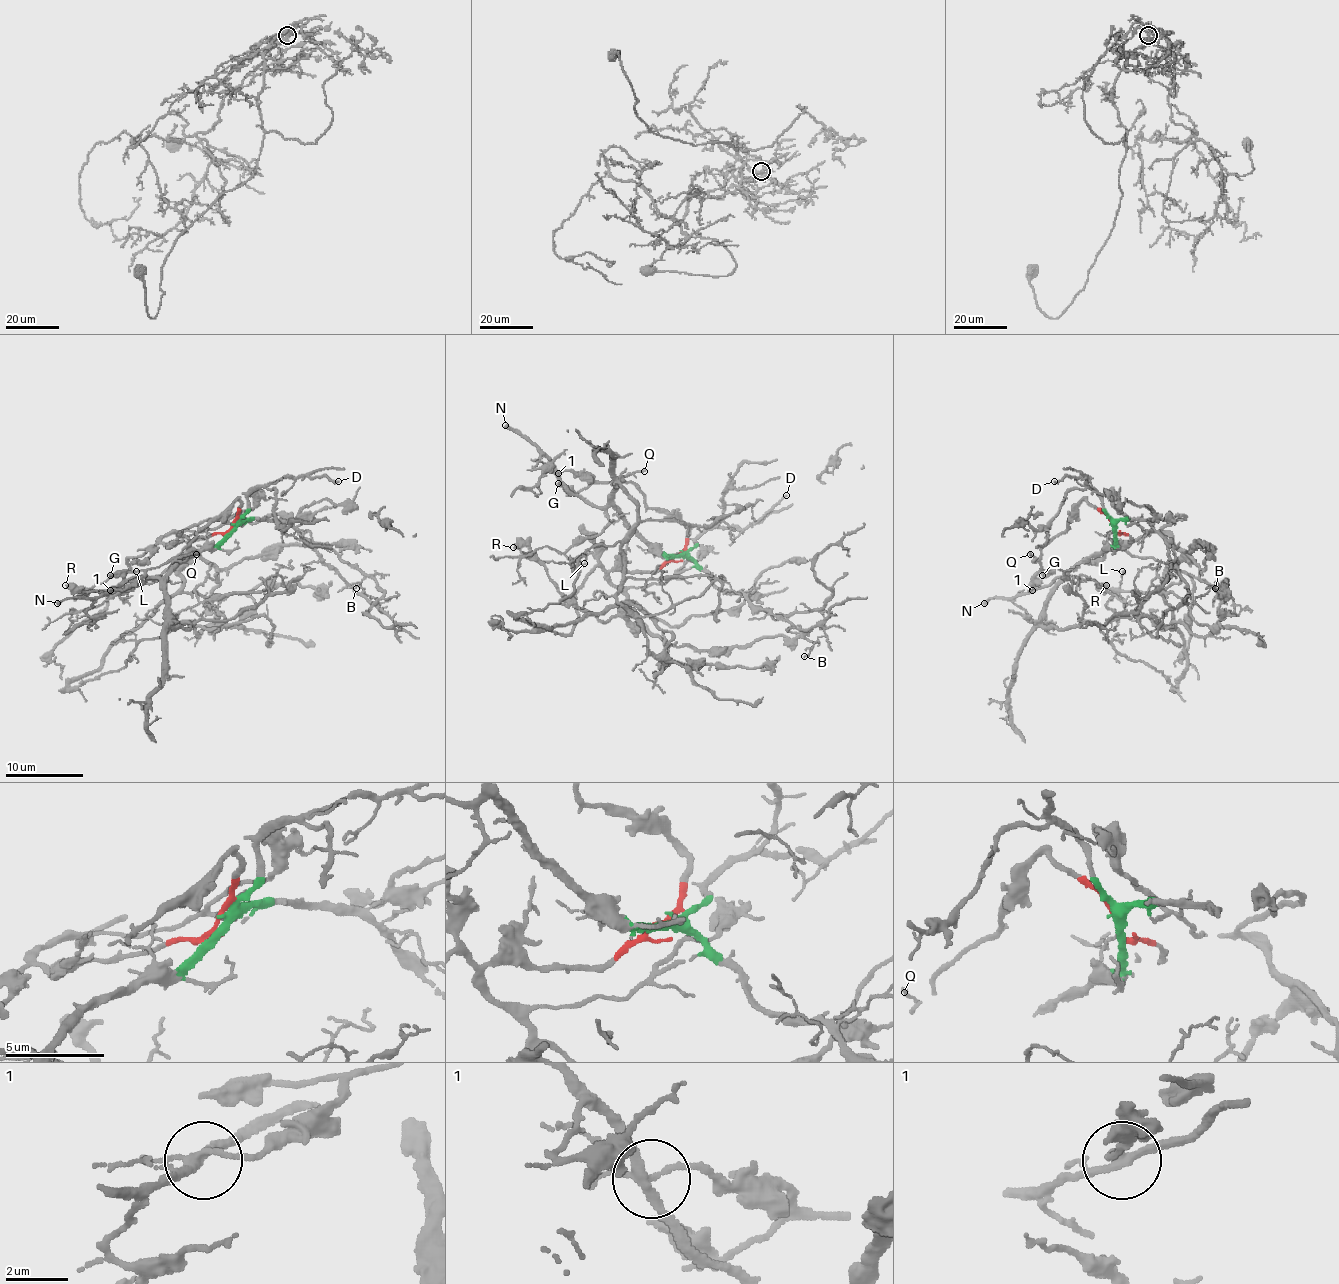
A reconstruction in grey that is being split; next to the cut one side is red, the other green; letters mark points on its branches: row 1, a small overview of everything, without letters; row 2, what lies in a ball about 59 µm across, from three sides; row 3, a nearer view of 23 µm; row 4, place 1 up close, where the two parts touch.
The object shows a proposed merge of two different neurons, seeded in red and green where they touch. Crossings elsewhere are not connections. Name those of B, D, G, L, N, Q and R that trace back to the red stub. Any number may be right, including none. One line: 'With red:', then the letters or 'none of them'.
With red: G, L, Q, R

